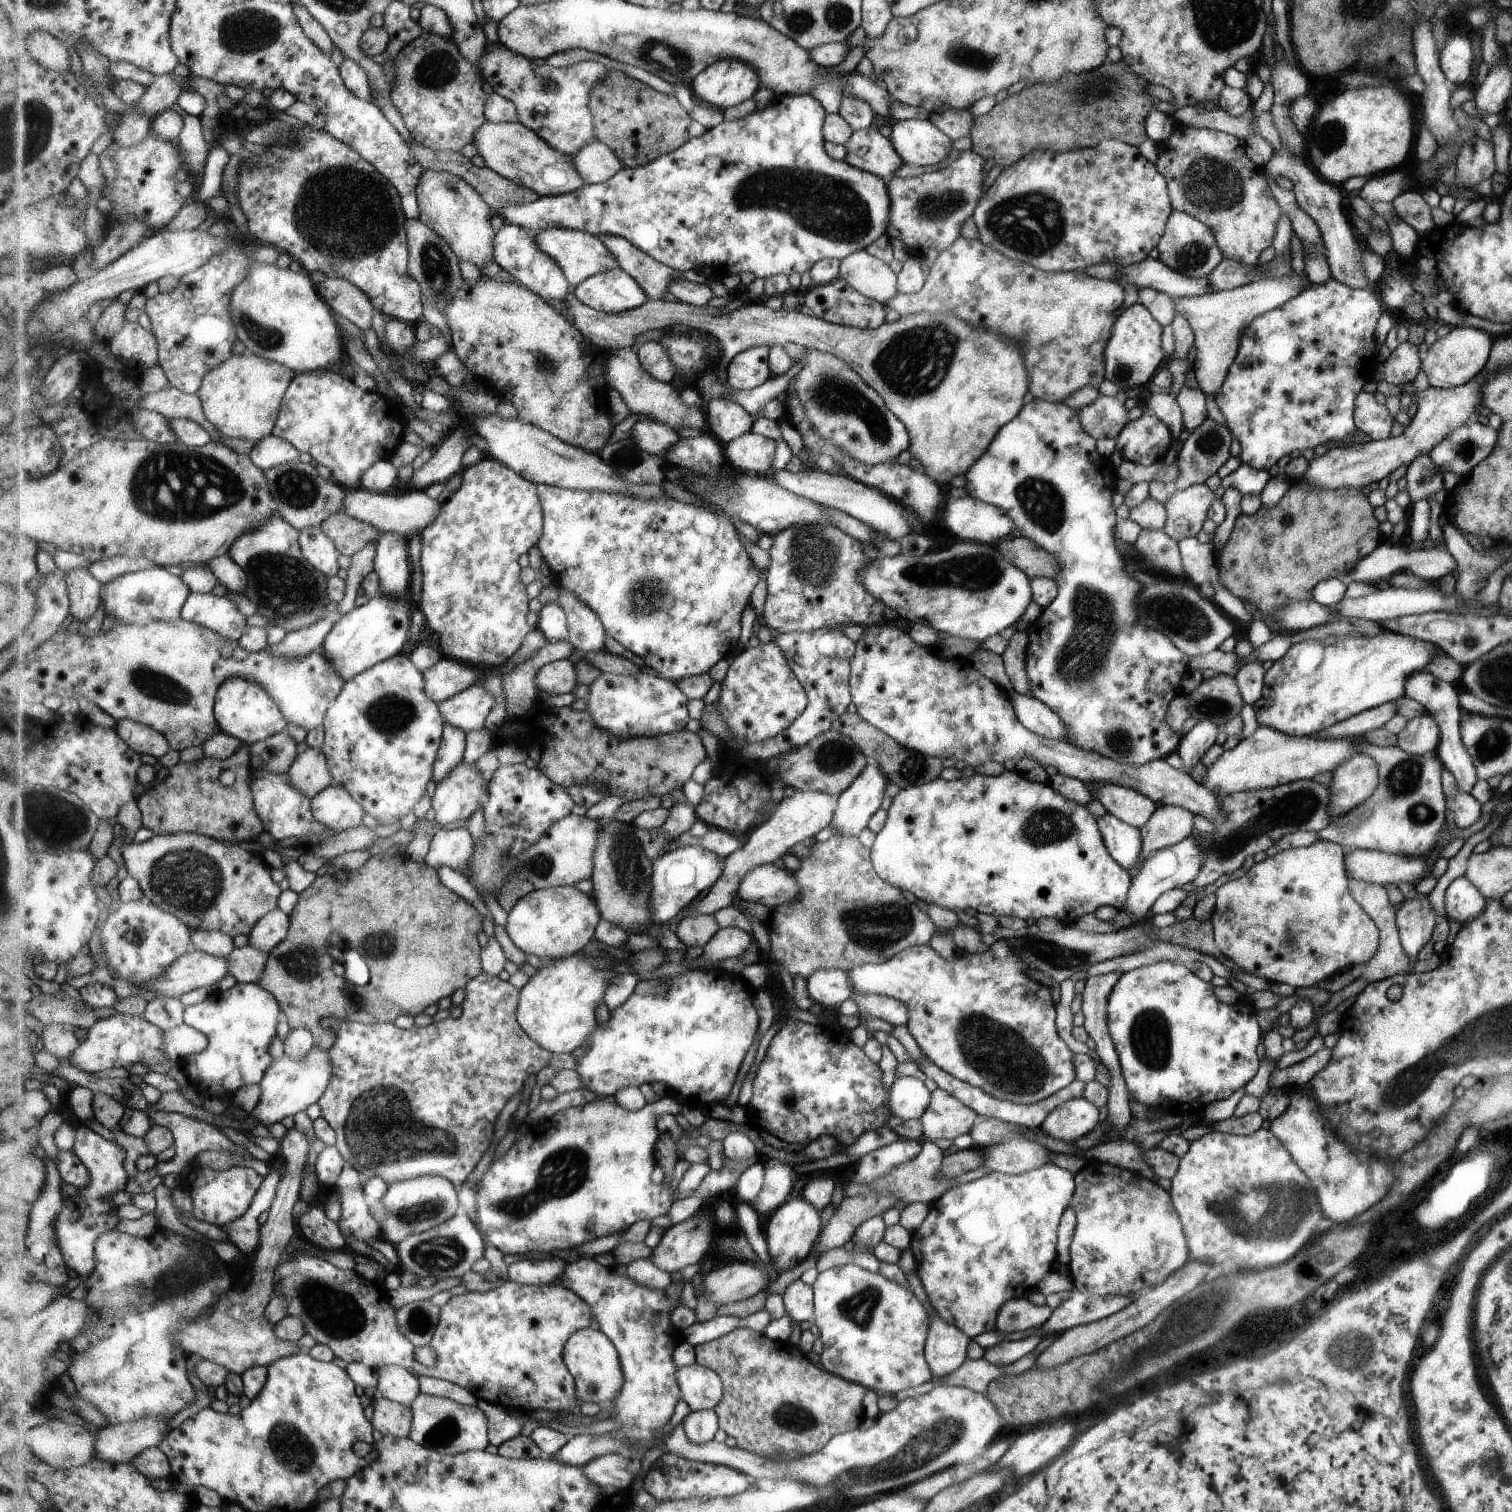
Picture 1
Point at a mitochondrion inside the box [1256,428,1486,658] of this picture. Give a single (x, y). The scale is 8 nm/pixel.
(1466, 449)

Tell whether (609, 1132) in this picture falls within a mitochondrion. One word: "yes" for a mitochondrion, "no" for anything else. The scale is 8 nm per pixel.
no

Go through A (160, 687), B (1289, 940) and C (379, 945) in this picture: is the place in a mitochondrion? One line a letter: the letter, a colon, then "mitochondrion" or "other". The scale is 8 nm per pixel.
A: mitochondrion
B: mitochondrion
C: mitochondrion

